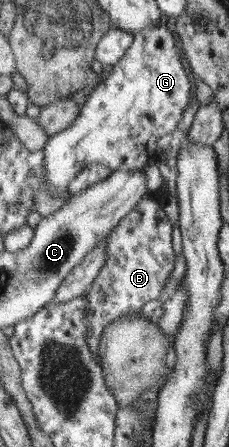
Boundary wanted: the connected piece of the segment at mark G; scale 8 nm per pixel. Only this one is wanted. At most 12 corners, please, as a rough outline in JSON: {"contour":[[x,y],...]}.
{"contour":[[173,25],[135,32],[43,149],[48,193],[142,170],[193,80]]}

